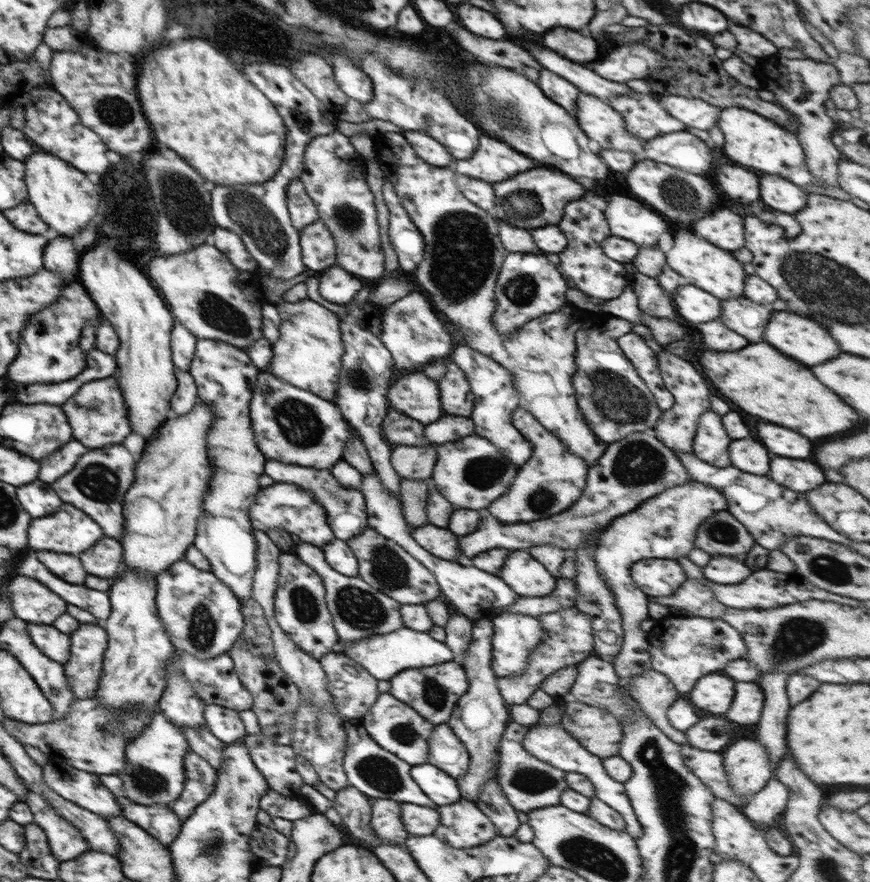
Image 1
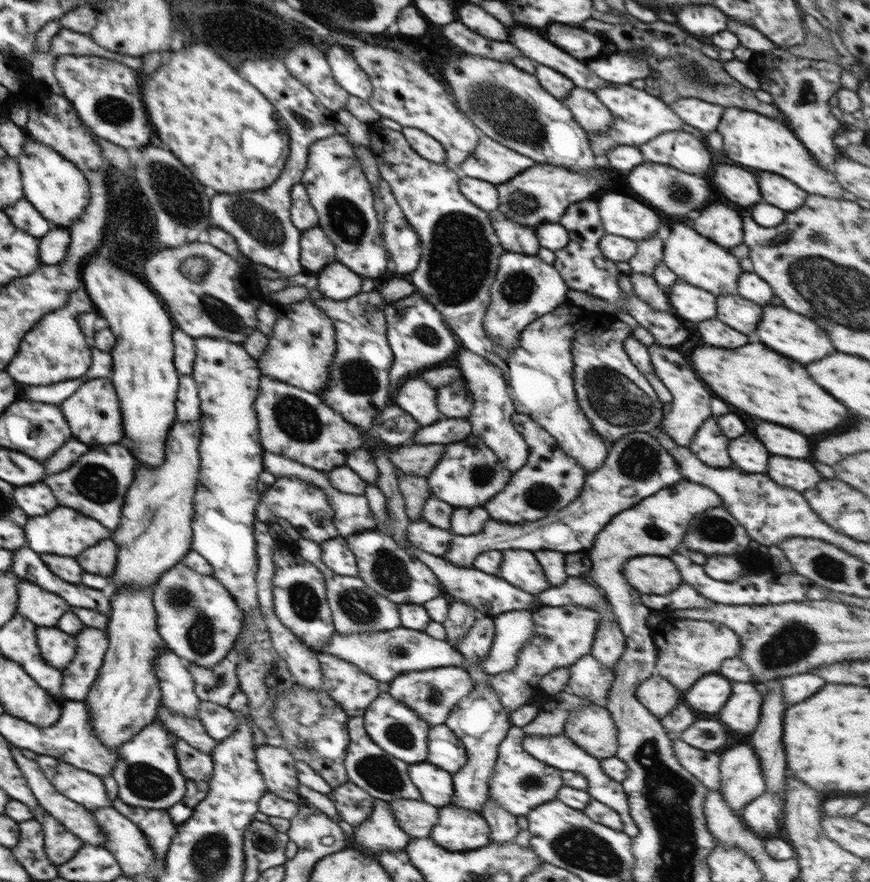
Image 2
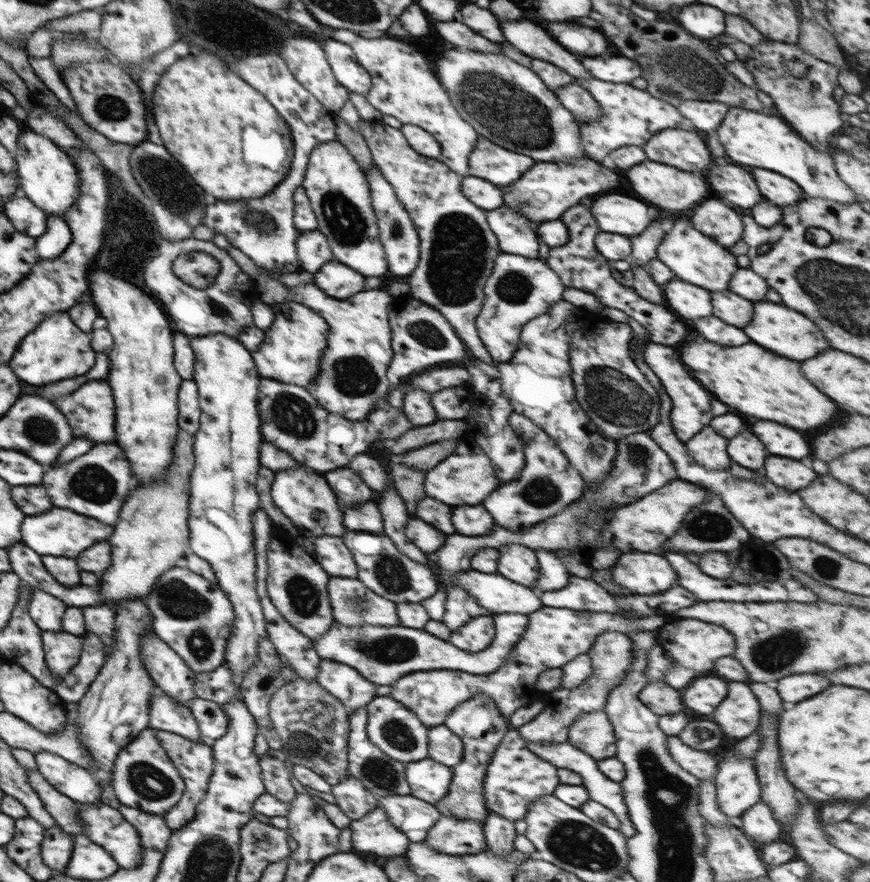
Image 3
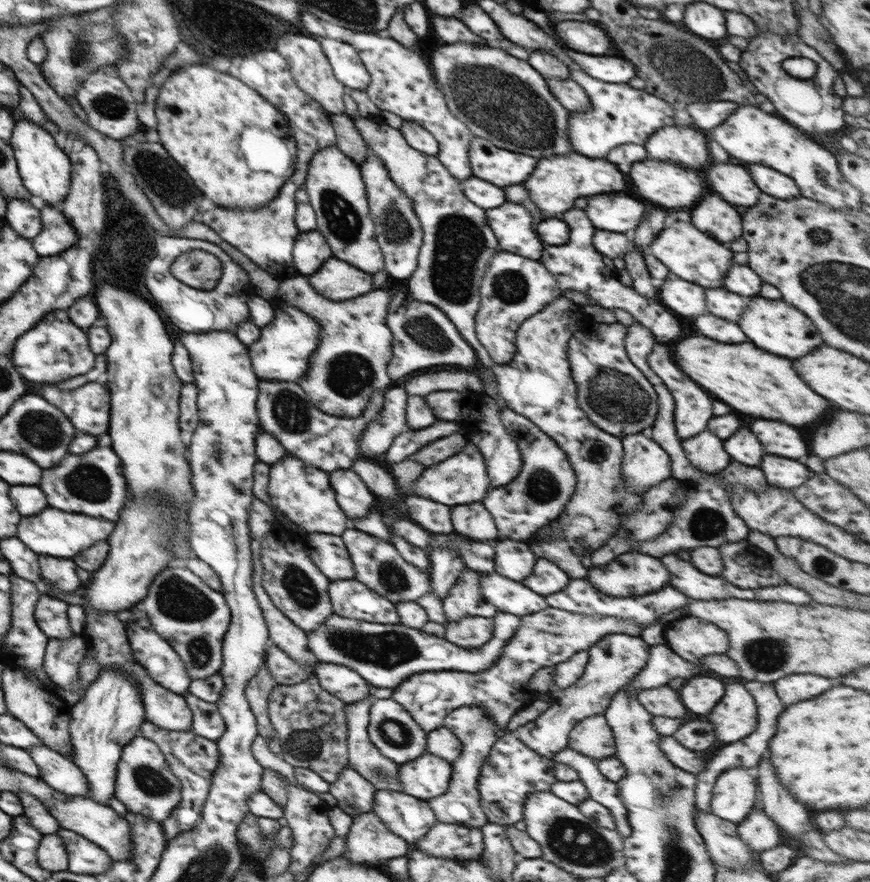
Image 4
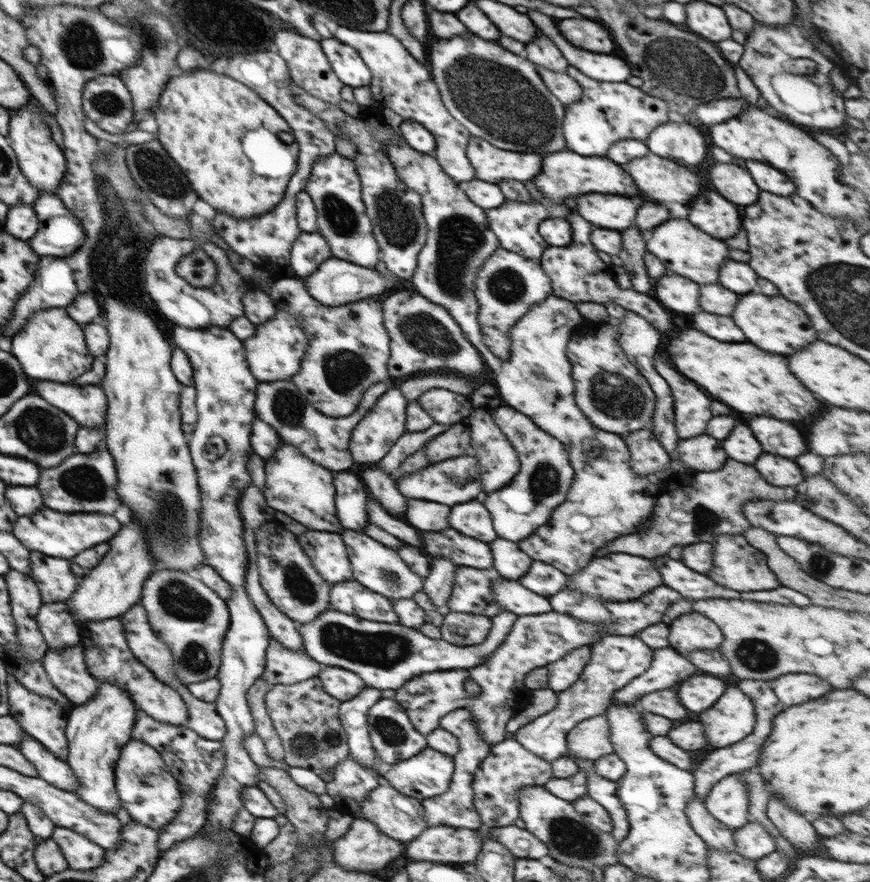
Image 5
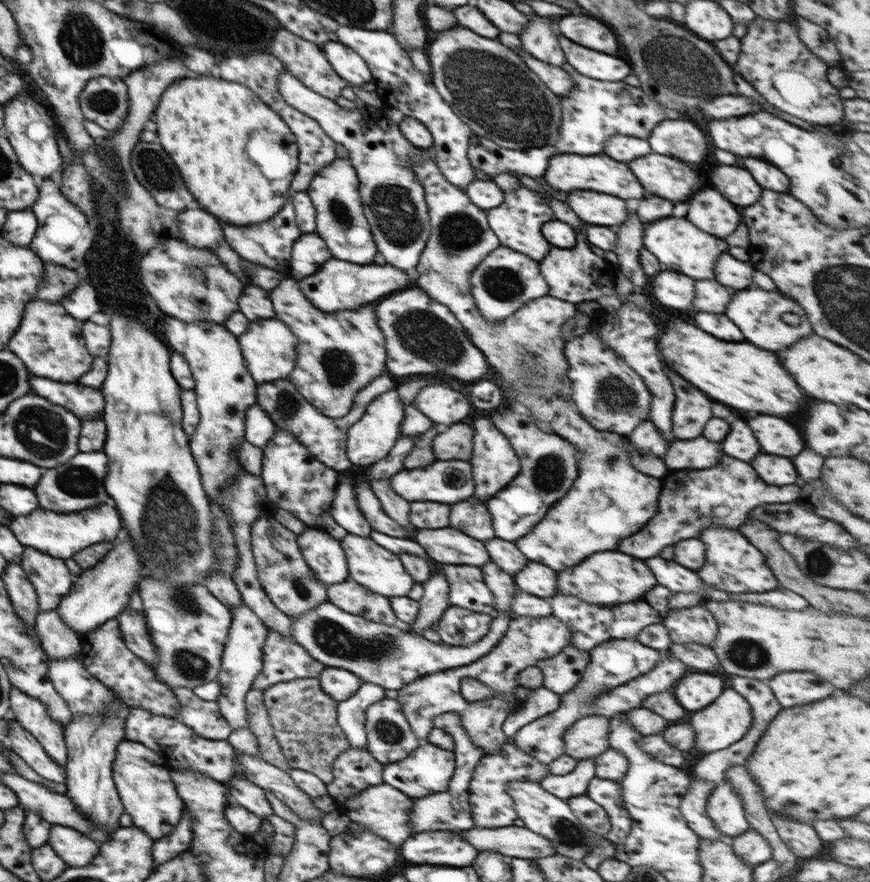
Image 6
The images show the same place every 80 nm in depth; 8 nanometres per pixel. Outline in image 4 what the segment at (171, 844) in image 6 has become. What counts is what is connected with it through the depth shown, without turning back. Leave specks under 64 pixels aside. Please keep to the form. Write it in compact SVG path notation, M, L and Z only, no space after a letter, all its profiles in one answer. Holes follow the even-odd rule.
M144 721L139 728L138 736L145 736L148 740L155 742L162 754L166 757L171 773L178 777L181 782L181 799L178 807L170 814L168 819L164 820L162 829L166 842L176 839L178 834L196 829L198 823L202 821L202 807L212 786L212 777L214 771L218 768L220 751L216 741L208 740L198 736L193 731L175 731L168 730L150 721Z

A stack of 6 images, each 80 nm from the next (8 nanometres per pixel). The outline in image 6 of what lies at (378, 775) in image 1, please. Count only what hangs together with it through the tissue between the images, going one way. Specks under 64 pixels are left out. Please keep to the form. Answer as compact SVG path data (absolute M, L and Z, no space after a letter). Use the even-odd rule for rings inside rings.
M359 678L359 689L346 700L337 704L337 721L340 728L345 732L347 736L349 746L359 749L367 750L367 734L365 731L366 722L366 709L372 703L378 702L385 698L384 689L378 686L376 683L365 681L363 678Z

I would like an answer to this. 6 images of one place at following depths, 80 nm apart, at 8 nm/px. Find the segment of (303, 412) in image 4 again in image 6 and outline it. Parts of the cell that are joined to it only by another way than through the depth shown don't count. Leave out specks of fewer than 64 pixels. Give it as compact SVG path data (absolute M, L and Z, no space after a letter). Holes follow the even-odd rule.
M382 373L379 377L372 379L366 388L362 388L356 394L354 406L342 418L324 416L298 393L298 390L288 378L259 385L257 387L257 403L268 413L268 416L278 428L291 432L296 439L300 440L311 452L312 457L322 462L324 466L328 466L336 472L342 472L352 466L348 456L346 456L346 432L348 432L348 428L363 417L367 407L378 396L396 388L397 384L394 384L392 380L394 380L394 377L388 373Z

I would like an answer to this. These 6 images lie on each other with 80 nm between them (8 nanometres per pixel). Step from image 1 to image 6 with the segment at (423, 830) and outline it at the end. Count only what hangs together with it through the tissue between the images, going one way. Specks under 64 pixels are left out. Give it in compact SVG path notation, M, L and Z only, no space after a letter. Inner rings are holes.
M382 782L376 786L369 786L362 792L344 799L343 803L348 808L347 816L350 817L351 823L366 826L368 831L378 834L382 839L398 848L412 834L408 816L412 812L414 800L389 784Z

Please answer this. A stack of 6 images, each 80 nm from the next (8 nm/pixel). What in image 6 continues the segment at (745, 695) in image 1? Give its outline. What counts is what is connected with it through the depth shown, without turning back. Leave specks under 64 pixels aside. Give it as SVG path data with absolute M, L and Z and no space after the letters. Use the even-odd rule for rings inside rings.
M732 688L724 690L716 702L712 702L712 706L706 706L704 710L692 712L690 714L690 726L696 732L696 742L694 742L694 750L710 754L716 750L728 748L730 744L738 742L750 728L752 724L752 714L750 714L750 704Z

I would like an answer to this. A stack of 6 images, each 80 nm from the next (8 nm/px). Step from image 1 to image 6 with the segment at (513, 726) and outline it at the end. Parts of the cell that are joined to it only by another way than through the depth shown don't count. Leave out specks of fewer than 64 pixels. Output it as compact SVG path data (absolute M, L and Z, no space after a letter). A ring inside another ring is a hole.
M511 739L503 744L500 750L484 754L474 769L469 786L474 827L496 829L514 825L517 819L515 803L507 793L507 784L521 780L539 783L548 773L550 773L549 765L542 764L536 757L520 750Z

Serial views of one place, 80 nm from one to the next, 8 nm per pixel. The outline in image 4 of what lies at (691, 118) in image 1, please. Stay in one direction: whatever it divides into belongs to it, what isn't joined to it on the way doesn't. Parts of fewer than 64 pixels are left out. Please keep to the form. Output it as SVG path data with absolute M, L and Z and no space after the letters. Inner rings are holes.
M725 100L714 102L696 102L689 104L683 114L688 114L694 118L694 124L698 128L714 128L714 126L720 126L736 108L738 108L736 102L728 102Z

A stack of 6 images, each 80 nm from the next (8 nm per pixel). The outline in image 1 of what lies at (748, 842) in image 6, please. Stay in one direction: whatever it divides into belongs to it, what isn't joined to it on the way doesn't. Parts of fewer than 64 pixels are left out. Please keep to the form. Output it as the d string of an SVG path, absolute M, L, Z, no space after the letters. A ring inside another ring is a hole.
M777 779L770 780L742 807L742 812L754 825L767 829L772 827L776 816L785 812L791 792Z

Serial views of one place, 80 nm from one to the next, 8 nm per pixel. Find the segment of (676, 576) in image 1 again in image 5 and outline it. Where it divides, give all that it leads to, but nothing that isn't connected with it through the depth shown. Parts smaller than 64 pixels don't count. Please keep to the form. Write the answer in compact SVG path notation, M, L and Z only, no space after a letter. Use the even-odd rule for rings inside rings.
M608 554L604 558L594 558L584 570L574 576L567 575L567 584L570 588L584 590L584 594L592 594L594 598L602 600L616 600L626 602L632 598L640 598L642 594L650 592L656 586L662 586L658 570L646 558L636 558L630 554Z

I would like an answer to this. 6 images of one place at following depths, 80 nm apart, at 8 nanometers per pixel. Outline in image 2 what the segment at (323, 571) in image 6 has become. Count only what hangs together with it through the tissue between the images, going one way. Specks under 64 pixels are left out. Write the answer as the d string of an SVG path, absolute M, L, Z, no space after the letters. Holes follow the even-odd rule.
M336 537L321 542L321 561L336 574L359 576L355 554L348 548L344 537Z

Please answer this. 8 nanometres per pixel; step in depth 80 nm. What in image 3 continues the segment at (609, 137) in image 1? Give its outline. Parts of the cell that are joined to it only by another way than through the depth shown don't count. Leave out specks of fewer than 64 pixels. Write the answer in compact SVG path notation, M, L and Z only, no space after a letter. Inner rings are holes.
M577 82L553 90L559 101L583 123L596 122L602 114L600 105L594 97Z

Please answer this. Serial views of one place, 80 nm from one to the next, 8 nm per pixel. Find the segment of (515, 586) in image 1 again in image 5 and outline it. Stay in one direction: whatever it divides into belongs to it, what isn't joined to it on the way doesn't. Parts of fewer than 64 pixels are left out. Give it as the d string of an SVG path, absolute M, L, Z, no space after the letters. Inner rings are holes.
M500 538L490 542L493 556L492 569L504 579L518 581L524 576L524 572L528 572L532 564L532 558L524 554L520 548L521 546L518 546L516 542L500 540Z

